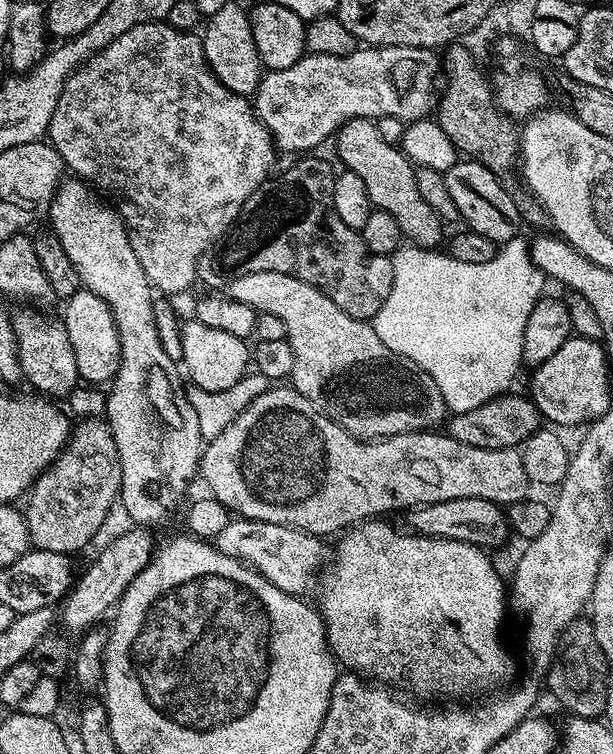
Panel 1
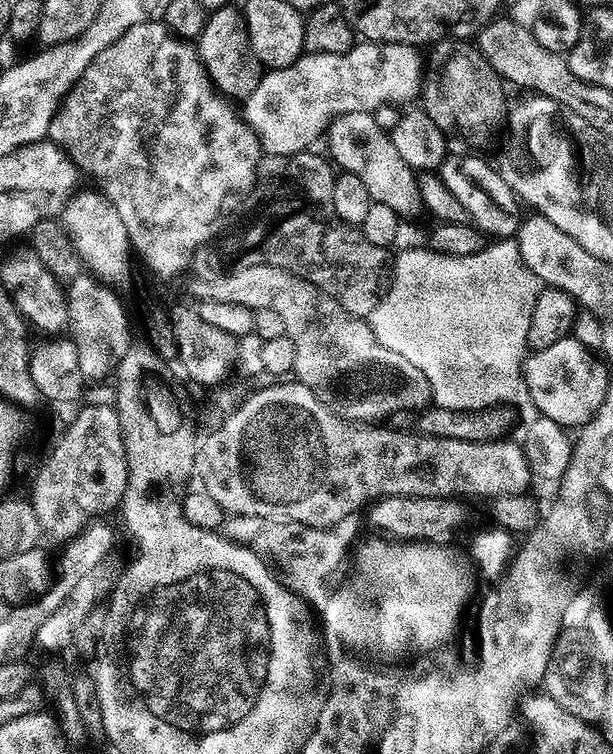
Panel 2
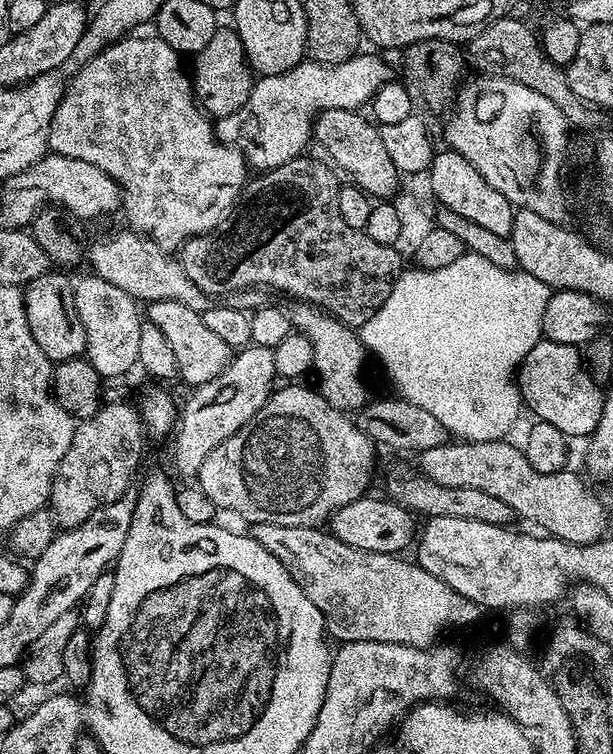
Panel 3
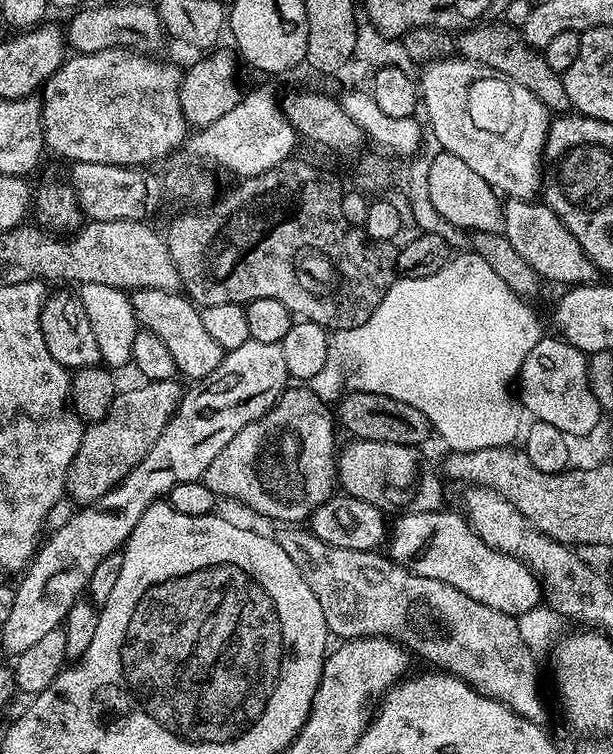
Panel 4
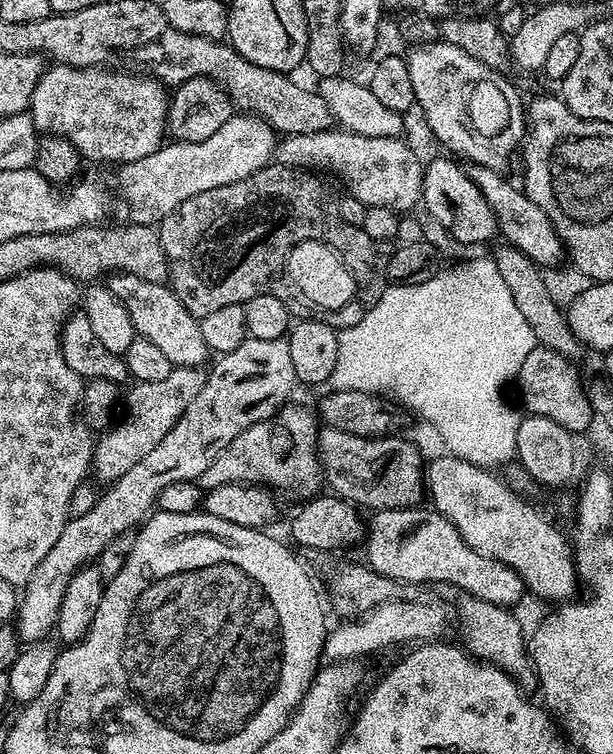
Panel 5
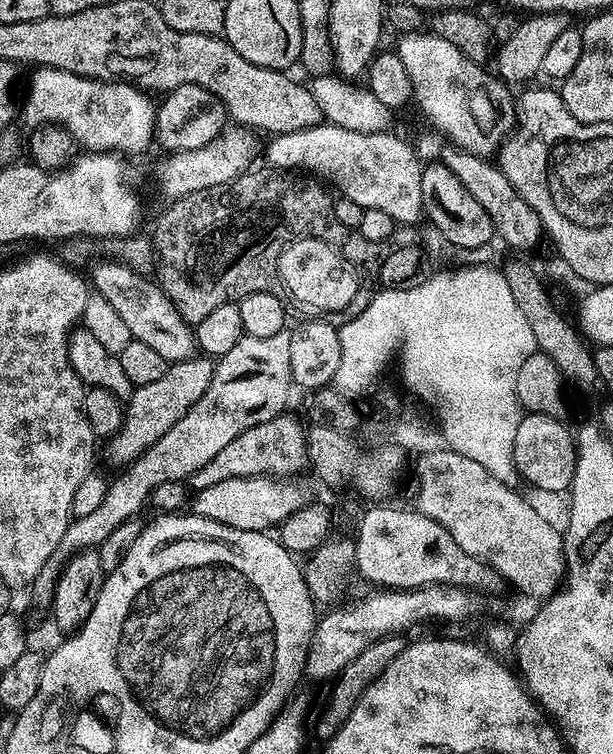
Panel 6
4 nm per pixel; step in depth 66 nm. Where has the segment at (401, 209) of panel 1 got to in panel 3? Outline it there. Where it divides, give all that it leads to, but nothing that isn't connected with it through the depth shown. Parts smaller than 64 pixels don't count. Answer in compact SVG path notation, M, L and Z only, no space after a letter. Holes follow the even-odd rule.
M350 108L320 113L314 121L315 143L320 143L328 151L327 159L341 173L348 172L347 179L356 187L373 198L392 198L400 186L402 174L394 166L394 161L382 142L379 127L367 115L360 115L364 114Z

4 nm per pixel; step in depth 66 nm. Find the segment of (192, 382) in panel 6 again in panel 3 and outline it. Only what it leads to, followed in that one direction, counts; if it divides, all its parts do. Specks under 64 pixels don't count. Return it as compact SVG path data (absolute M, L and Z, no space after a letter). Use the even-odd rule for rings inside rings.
M104 402L91 418L79 421L74 438L70 442L70 450L66 450L52 478L50 511L55 523L61 529L73 528L86 522L86 518L90 518L90 514L94 514L94 510L98 510L102 505L122 498L122 494L133 487L132 475L135 474L136 467L144 456L144 440L146 441L144 423L140 421L140 413L133 405L131 408L128 404Z

